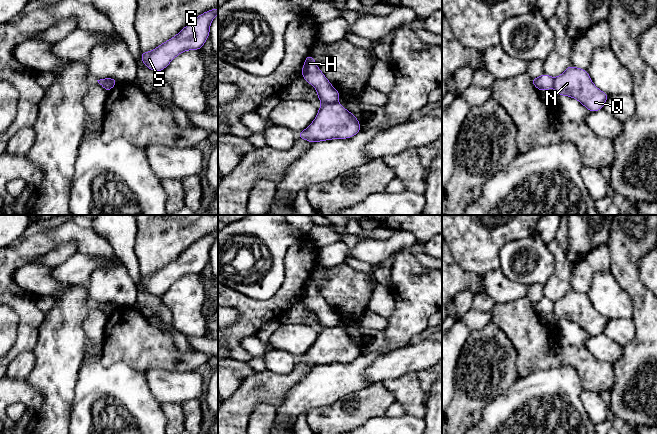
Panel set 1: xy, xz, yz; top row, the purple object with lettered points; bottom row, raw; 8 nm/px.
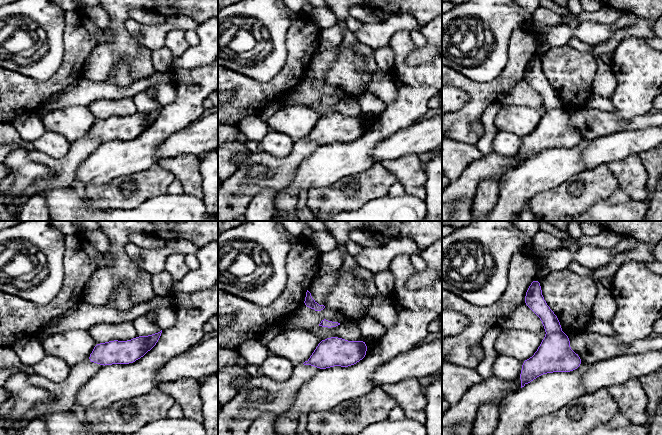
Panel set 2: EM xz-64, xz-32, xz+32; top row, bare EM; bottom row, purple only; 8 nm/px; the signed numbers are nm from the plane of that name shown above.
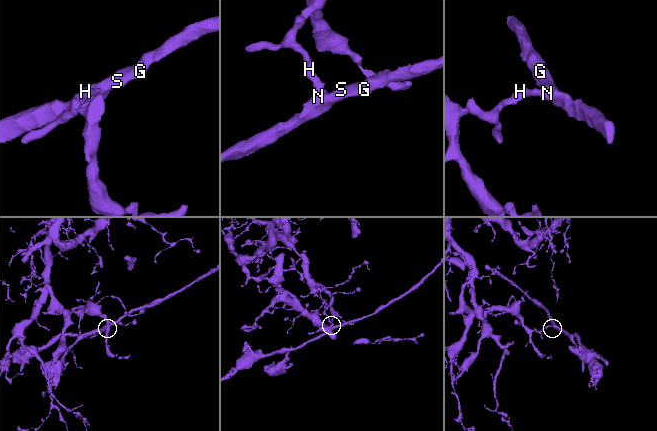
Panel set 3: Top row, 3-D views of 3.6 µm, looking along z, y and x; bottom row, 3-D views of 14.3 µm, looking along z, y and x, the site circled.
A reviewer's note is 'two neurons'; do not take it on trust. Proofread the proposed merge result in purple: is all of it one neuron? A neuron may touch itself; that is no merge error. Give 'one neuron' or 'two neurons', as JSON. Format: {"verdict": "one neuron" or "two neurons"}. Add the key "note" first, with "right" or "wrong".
{"note": "right", "verdict": "two neurons"}

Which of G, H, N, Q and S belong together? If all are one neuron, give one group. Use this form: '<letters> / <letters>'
G N Q S / H

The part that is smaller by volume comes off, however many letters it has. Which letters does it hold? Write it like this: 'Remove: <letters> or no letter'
Remove: G, N, Q, S

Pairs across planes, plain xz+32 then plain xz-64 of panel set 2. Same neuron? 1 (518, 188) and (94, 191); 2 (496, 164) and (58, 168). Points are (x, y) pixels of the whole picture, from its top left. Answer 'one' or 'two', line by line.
1: two
2: one

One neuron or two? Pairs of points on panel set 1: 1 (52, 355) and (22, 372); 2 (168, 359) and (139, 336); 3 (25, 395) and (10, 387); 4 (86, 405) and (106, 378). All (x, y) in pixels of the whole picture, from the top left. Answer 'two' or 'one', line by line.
1: two
2: one
3: one
4: one

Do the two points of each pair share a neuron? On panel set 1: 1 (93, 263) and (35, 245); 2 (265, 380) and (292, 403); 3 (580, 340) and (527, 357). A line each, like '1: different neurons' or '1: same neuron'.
1: different neurons
2: different neurons
3: different neurons

